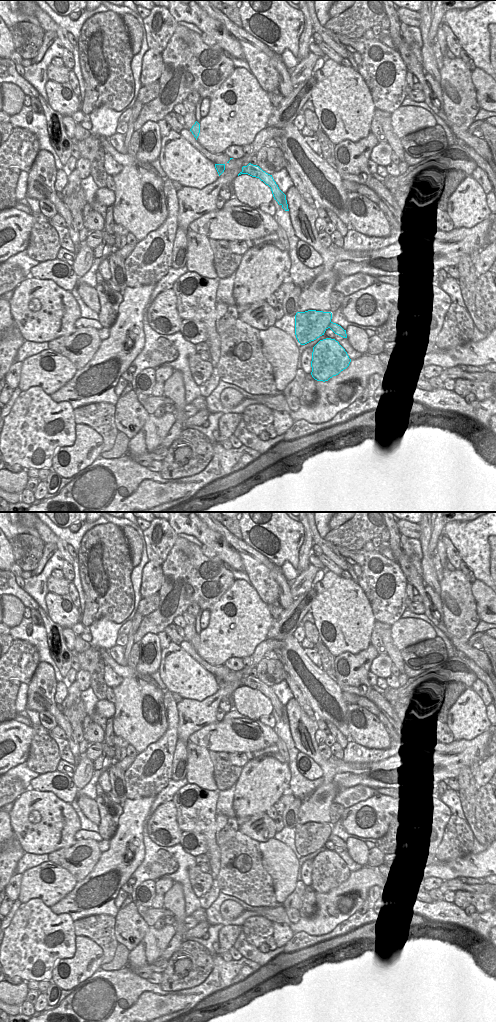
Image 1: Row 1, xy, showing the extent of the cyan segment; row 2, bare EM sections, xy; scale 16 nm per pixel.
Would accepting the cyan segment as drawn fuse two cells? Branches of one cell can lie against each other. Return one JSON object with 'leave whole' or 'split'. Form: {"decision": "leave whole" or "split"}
{"decision": "split"}

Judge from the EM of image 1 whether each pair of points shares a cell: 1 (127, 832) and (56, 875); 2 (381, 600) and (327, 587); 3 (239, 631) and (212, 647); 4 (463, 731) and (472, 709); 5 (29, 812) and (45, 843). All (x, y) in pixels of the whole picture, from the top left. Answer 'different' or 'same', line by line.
1: different
2: different
3: same
4: same
5: same

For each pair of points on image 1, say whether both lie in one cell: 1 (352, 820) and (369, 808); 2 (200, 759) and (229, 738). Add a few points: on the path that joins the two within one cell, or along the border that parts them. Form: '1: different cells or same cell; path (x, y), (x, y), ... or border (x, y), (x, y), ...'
1: same cell; path (356, 820), (365, 812)
2: different cells; border (189, 740), (203, 746), (208, 751)

